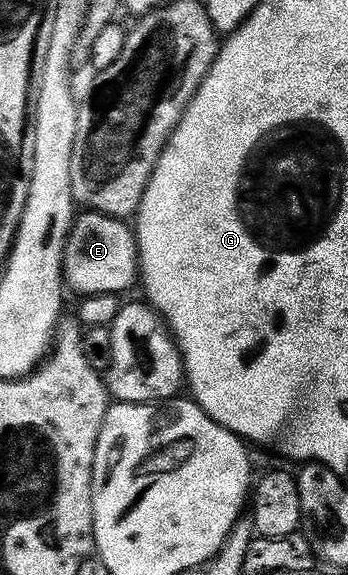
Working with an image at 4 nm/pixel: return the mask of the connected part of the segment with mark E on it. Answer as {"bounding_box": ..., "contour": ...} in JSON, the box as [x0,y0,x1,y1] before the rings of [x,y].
{"bounding_box":[62,210,138,297],"contour":[[[81,210],[73,218],[68,241],[64,245],[62,283],[67,290],[69,287],[77,291],[80,297],[107,291],[121,293],[132,286],[135,288],[138,283],[138,260],[133,228],[125,220],[113,219],[101,211]]]}

